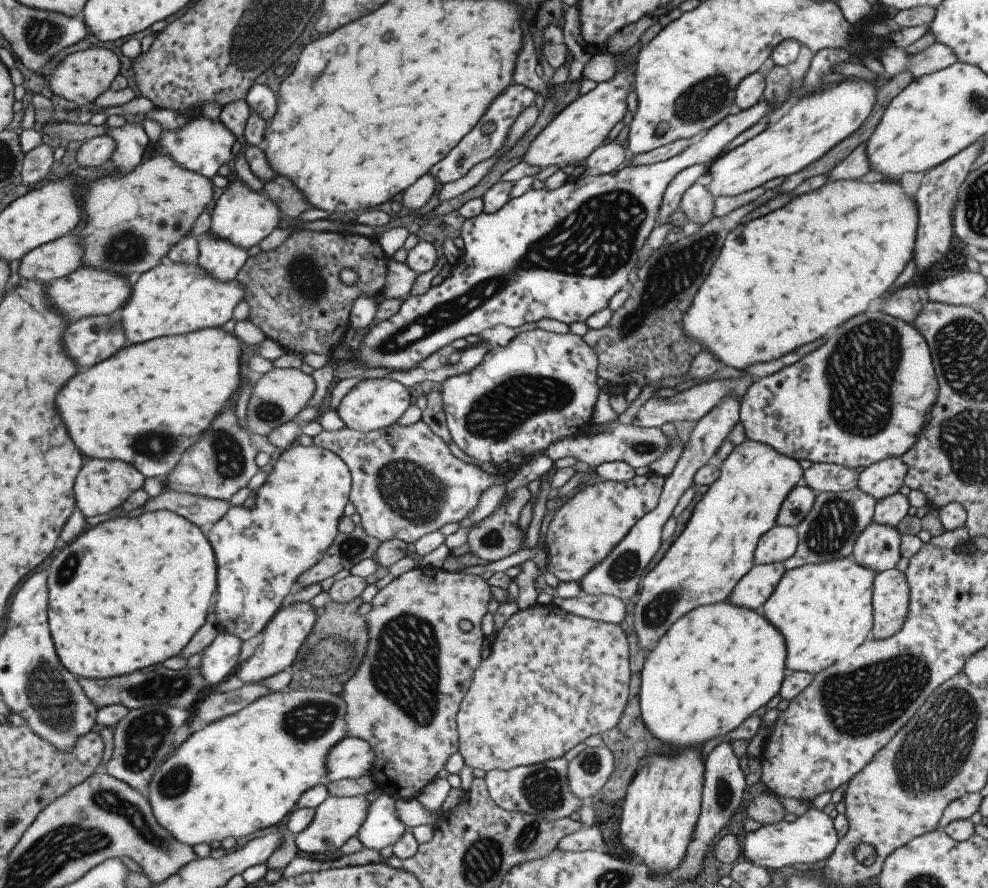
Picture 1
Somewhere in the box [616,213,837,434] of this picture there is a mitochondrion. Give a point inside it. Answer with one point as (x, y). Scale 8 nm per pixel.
(674, 272)

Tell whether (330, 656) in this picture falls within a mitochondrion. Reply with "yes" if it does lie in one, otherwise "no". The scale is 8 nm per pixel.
yes

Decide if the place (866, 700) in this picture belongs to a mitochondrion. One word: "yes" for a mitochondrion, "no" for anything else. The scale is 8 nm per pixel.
yes

